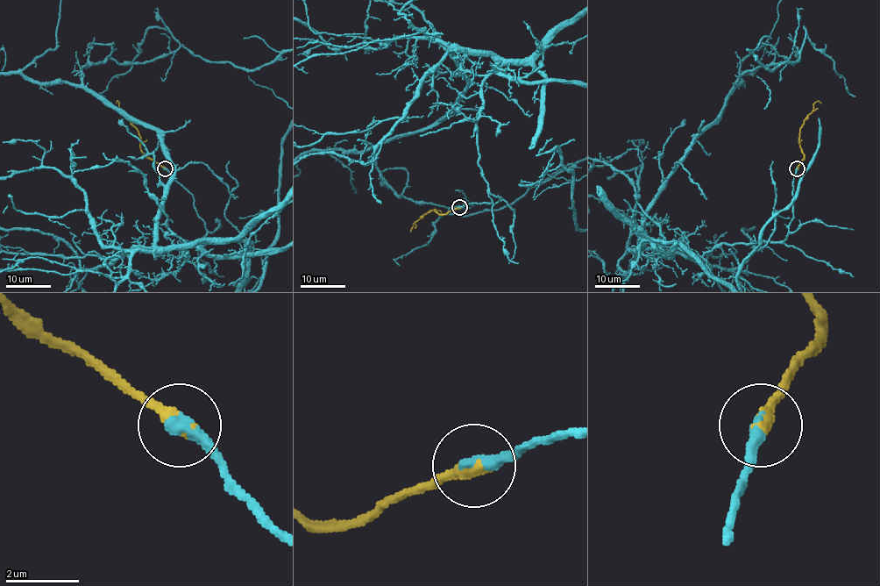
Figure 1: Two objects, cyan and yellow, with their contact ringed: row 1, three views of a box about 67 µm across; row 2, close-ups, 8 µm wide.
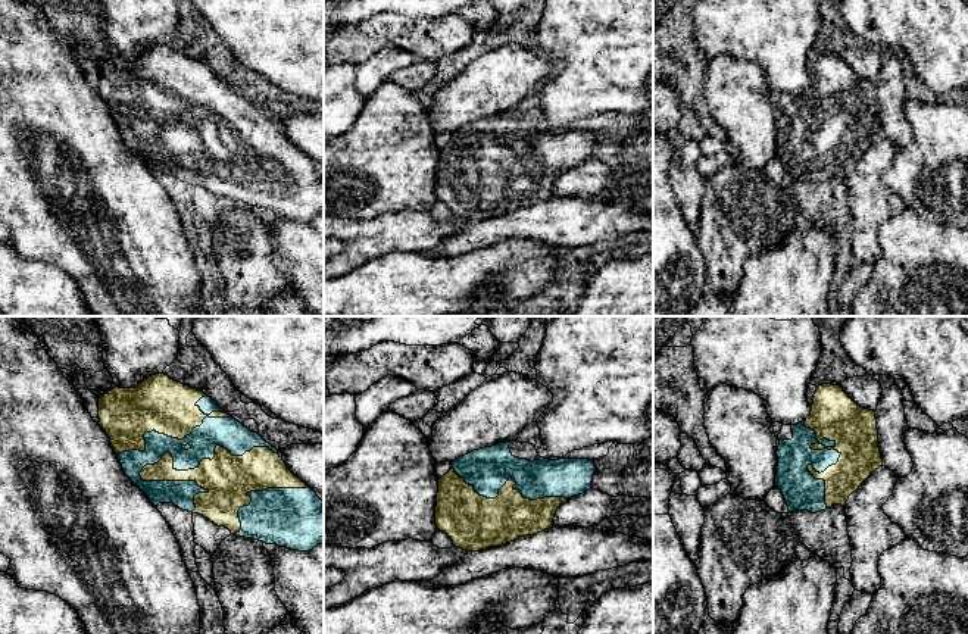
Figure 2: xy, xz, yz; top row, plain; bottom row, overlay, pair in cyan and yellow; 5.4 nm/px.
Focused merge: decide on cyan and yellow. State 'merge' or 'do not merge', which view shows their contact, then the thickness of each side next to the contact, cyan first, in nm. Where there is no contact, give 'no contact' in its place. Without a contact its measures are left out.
merge; meets cyan in xy; 160 nm thick on the cyan side, 260 nm on the other

